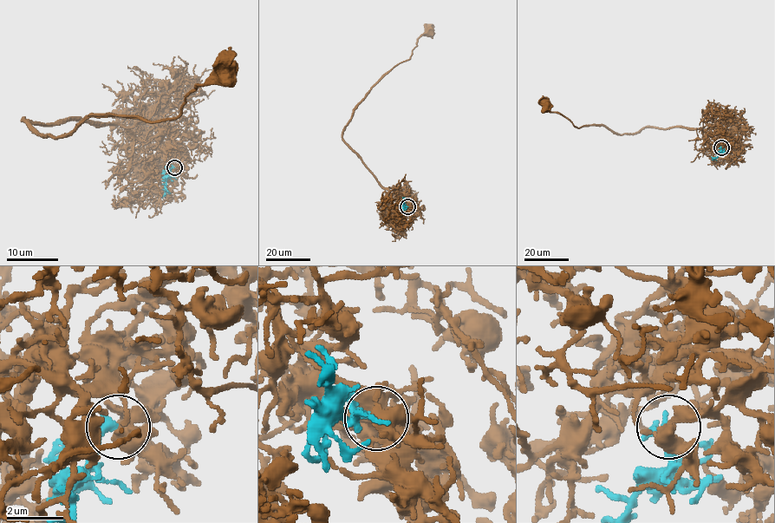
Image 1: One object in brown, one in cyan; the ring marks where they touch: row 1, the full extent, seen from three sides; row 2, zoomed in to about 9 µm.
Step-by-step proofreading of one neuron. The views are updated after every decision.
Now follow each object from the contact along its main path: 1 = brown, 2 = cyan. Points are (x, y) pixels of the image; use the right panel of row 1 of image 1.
1: (720, 147), (700, 128), (643, 127), (620, 134), (602, 125), (576, 127), (547, 106)
2: (720, 147), (714, 158), (717, 160)

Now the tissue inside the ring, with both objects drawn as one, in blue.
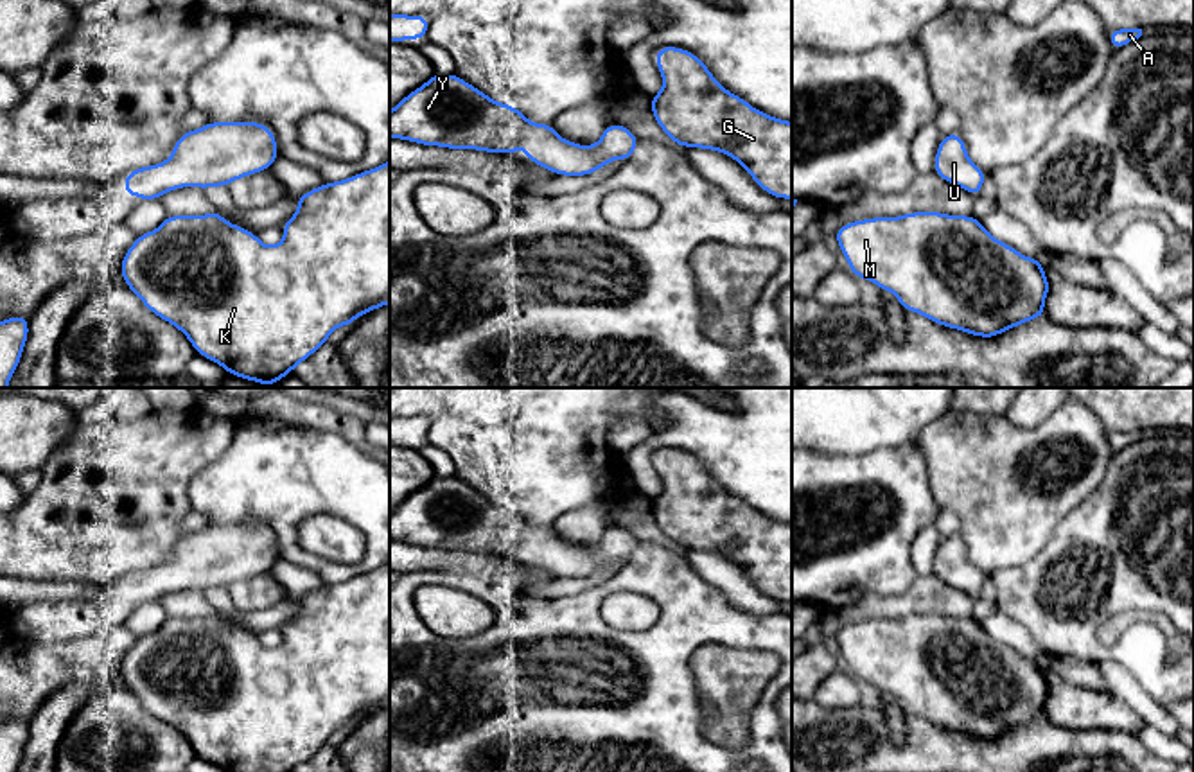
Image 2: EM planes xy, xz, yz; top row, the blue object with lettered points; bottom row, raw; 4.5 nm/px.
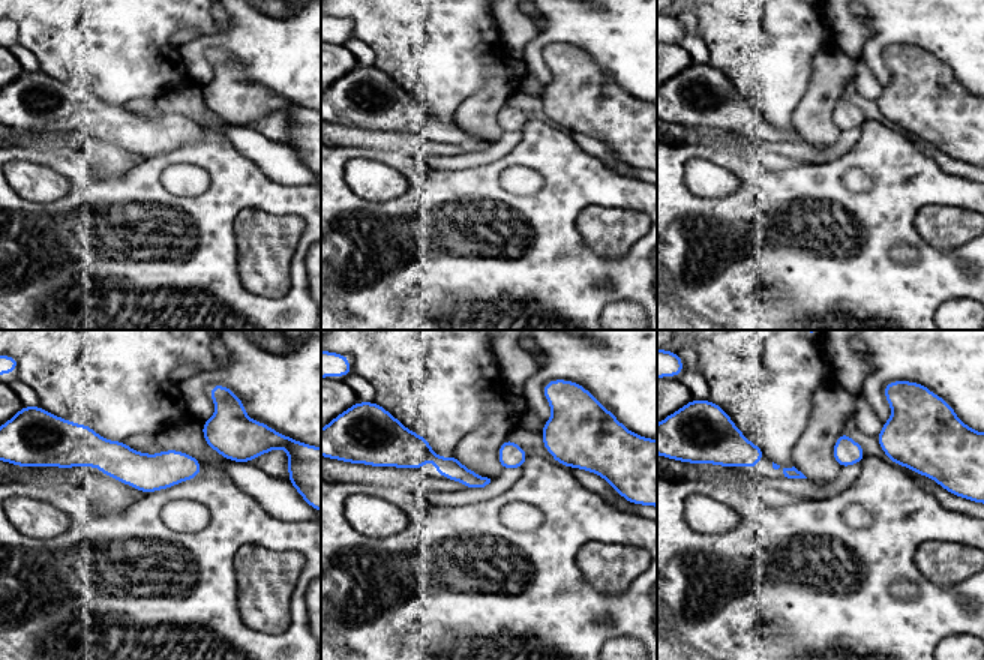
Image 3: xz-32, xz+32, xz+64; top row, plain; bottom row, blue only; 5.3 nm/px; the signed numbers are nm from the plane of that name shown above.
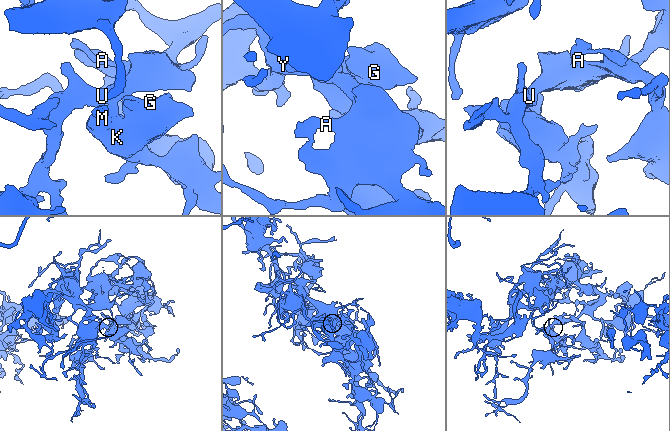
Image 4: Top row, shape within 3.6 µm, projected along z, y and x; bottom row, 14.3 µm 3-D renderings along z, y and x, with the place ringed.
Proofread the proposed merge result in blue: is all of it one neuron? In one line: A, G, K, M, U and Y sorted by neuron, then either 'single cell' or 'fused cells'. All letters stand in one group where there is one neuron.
A G K M U Y; single cell

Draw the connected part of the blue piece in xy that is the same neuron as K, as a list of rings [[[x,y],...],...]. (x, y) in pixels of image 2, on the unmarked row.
[[[390,562],[343,583],[323,585],[298,598],[296,603],[298,612],[282,627],[284,643],[277,648],[262,646],[257,636],[228,625],[217,612],[206,618],[167,618],[156,632],[138,637],[126,654],[120,664],[124,686],[153,716],[183,734],[198,758],[217,765],[224,772],[294,772],[325,747],[338,729],[352,727],[361,716],[390,706]]]

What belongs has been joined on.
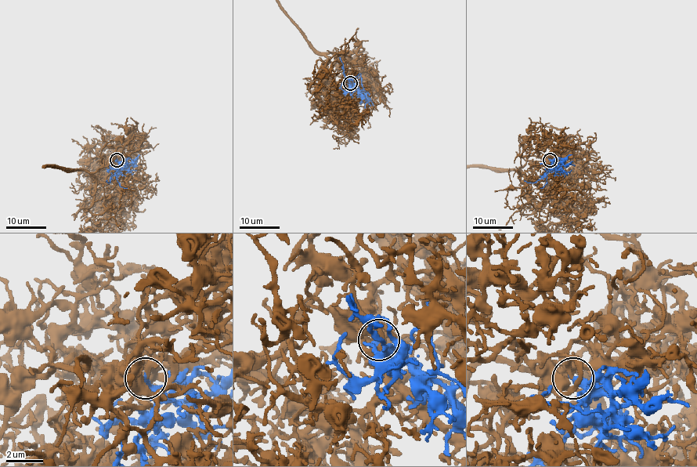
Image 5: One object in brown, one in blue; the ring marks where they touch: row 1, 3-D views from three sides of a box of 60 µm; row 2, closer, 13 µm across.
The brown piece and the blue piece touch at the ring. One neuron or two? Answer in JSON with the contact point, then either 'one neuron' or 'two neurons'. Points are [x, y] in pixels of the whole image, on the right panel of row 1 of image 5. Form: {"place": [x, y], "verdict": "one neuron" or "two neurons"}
{"place": [550, 160], "verdict": "one neuron"}

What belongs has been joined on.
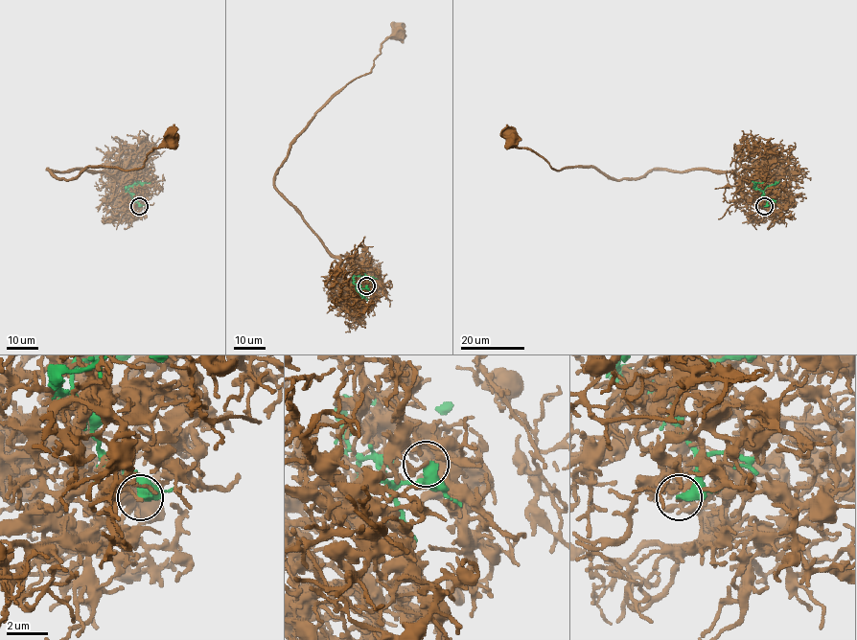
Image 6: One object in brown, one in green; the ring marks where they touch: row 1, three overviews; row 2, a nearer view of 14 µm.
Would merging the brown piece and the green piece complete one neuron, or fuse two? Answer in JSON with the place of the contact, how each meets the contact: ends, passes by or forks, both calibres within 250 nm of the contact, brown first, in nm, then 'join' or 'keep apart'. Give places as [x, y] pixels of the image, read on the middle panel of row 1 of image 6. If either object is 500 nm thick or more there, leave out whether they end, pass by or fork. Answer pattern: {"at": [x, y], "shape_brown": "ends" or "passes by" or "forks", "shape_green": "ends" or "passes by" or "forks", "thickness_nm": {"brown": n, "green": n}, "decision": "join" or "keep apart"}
{"at": [366, 285], "shape_brown": "ends", "shape_green": "ends", "thickness_nm": {"brown": 180, "green": 480}, "decision": "keep apart"}

